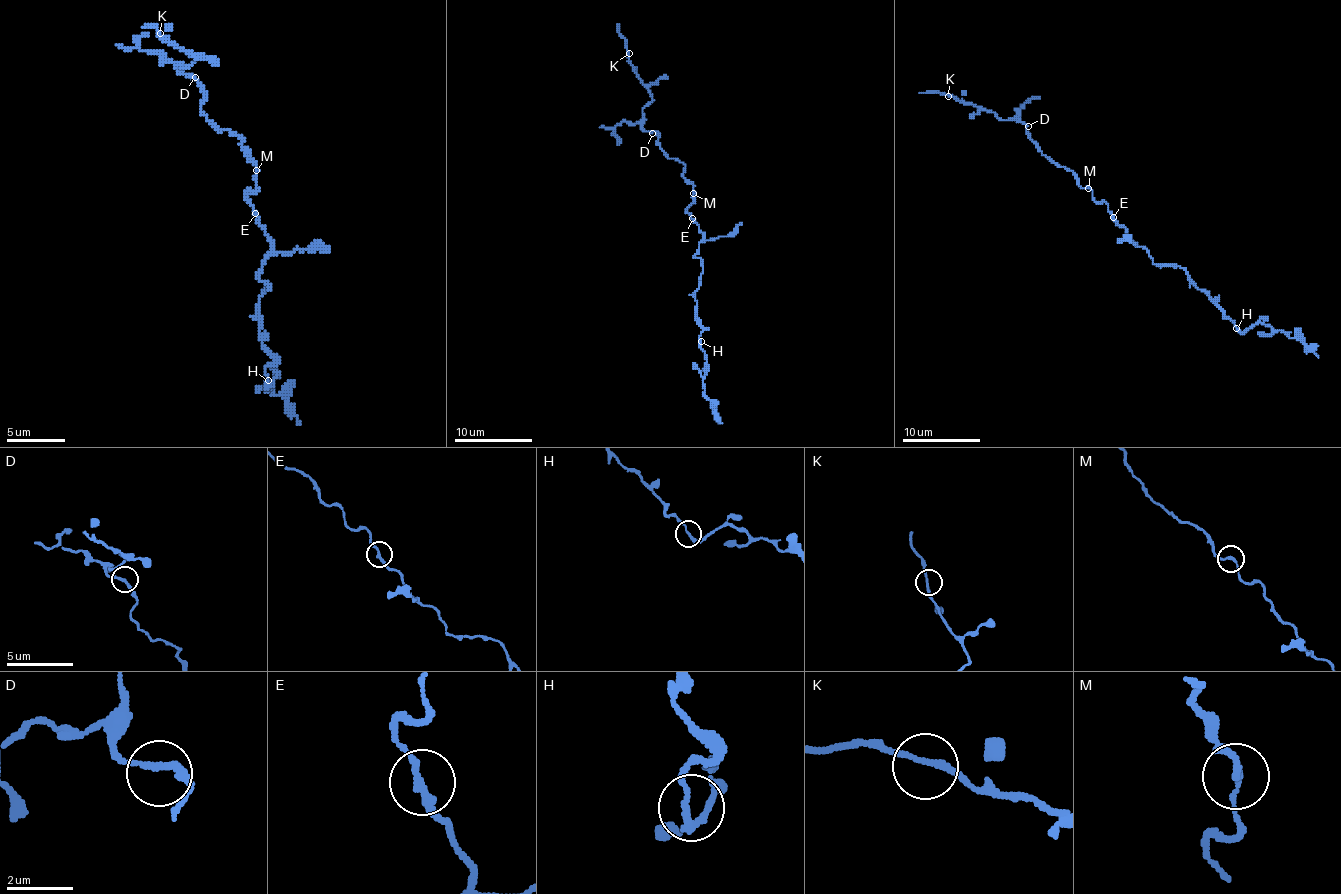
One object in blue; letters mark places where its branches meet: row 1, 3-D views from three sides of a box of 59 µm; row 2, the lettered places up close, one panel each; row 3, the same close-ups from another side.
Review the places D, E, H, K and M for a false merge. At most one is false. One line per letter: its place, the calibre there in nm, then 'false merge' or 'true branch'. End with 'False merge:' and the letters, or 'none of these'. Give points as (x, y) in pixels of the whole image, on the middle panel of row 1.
D: (652, 133) | 180 nm | true branch
E: (692, 218) | 200 nm | true branch
H: (701, 341) | 200 nm | true branch
K: (629, 53) | 180 nm | true branch
M: (693, 193) | 180 nm | true branch
False merge: none of these

